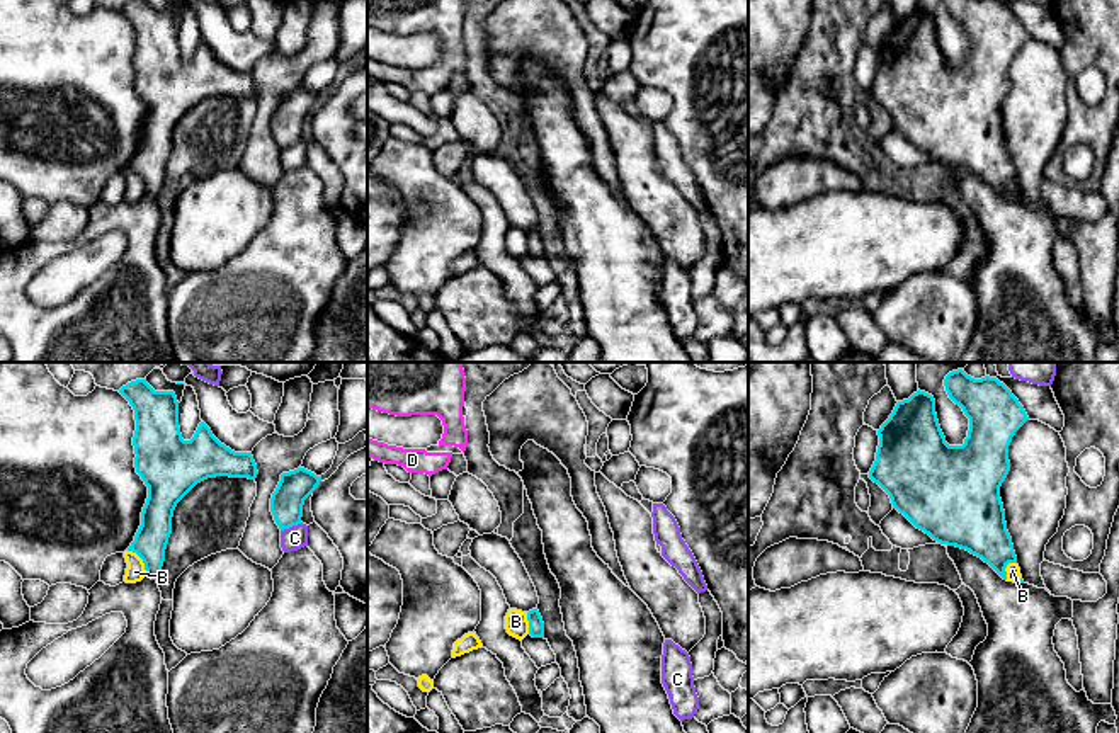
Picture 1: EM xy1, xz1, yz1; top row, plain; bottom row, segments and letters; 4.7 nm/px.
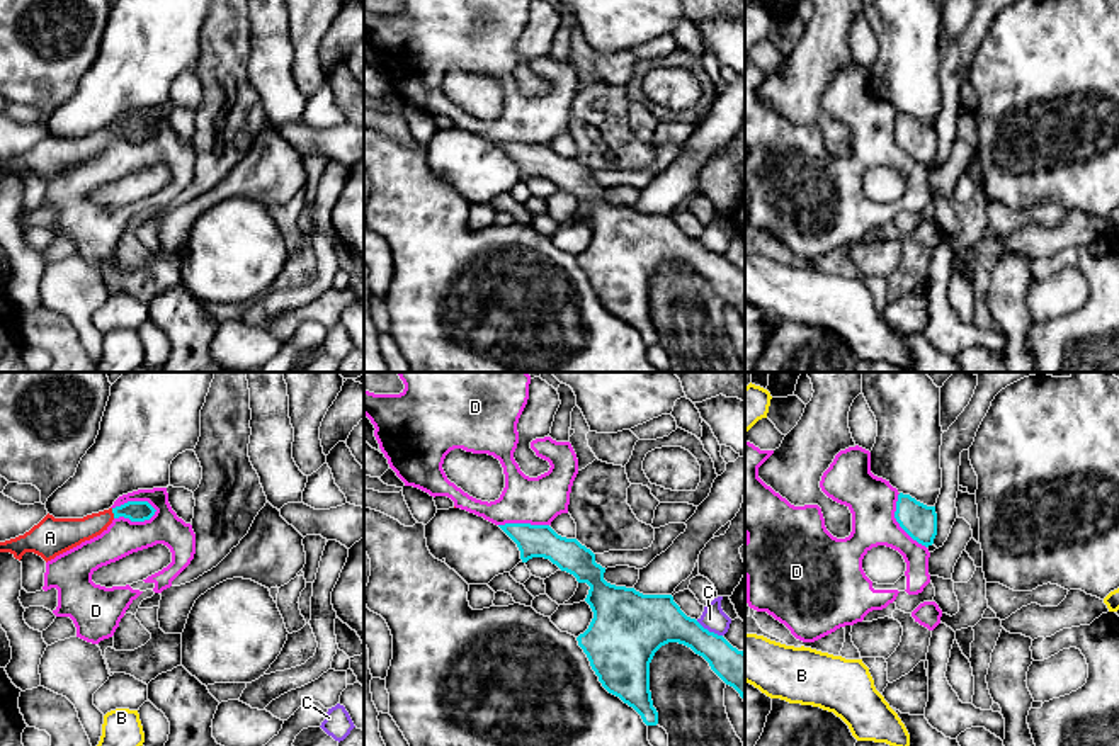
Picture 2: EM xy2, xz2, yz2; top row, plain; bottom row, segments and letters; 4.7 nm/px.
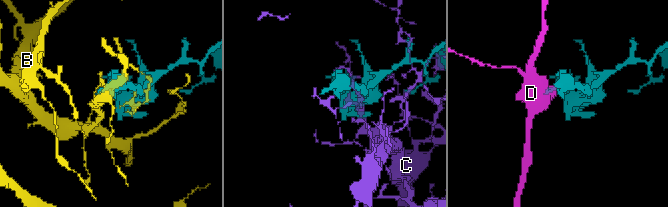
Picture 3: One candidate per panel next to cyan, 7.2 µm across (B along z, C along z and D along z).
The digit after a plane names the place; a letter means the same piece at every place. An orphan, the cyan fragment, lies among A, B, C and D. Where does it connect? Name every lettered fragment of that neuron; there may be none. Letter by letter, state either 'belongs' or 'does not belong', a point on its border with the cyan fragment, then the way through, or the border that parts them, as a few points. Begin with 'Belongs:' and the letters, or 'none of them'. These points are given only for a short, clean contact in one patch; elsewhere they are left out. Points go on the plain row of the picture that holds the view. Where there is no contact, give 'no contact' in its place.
Belongs: A
A: belongs; contact xy2 (113, 131); way xy2 (135, 129), (113, 131), (85, 148), (65, 153)
B: does not belong; contact xy1 (143, 181); border xy1 (128, 169), (142, 179), (147, 194)
C: does not belong; contact xz2 (708, 250)
D: does not belong; contact xy2 (135, 121); border xy2 (113, 126), (128, 121), (148, 121), (157, 129)

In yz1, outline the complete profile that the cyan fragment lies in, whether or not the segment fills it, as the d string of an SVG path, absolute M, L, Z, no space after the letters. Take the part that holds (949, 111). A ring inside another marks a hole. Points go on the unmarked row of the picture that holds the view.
M944 0L949 17L969 37L963 65L949 65L940 49L935 19L925 10L898 20L878 49L879 65L869 97L891 117L893 128L934 160L969 170L1003 199L1007 184L1017 182L1007 150L1000 105L1010 90L1008 65L1029 39L1024 26L1000 0Z

